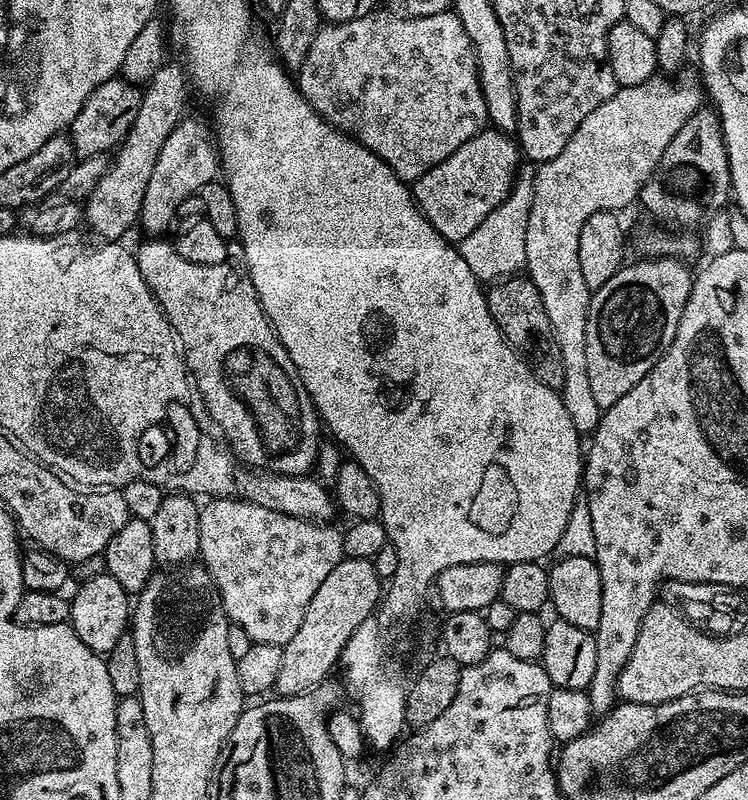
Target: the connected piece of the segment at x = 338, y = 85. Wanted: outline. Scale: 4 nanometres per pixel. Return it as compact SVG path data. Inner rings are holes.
M449 10L430 14L428 17L414 17L385 11L370 12L367 16L347 20L341 24L325 23L316 33L314 42L310 42L310 50L306 54L304 63L299 65L298 87L300 95L307 98L308 105L320 117L327 120L332 127L339 128L341 133L351 136L359 144L366 146L378 158L382 158L382 162L386 162L390 166L390 170L394 170L394 174L399 180L411 182L429 172L434 166L438 166L438 162L450 158L450 154L454 154L454 150L458 150L458 146L462 146L462 142L485 131L486 125L489 123L488 111L486 110L486 98L482 98L480 75L476 69L476 55L472 49L470 38L466 34L466 30L462 30L462 22L455 12Z

